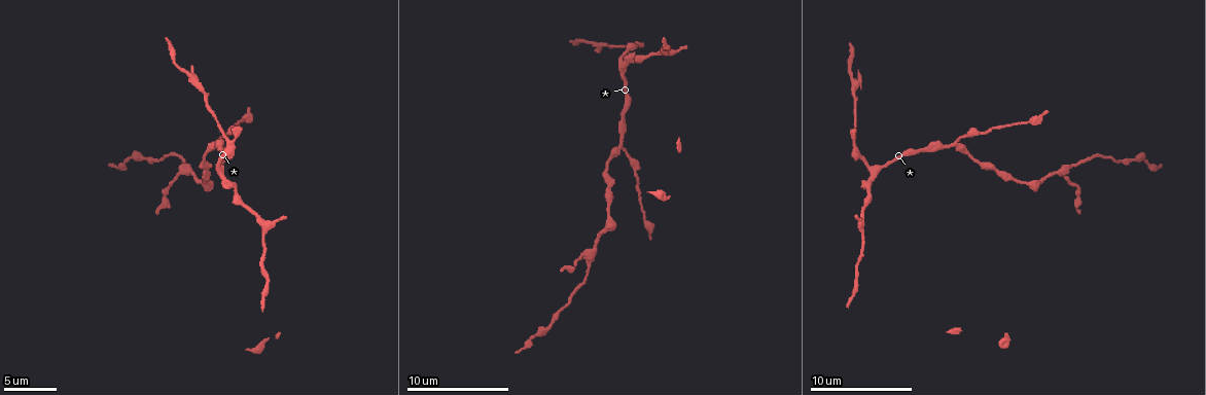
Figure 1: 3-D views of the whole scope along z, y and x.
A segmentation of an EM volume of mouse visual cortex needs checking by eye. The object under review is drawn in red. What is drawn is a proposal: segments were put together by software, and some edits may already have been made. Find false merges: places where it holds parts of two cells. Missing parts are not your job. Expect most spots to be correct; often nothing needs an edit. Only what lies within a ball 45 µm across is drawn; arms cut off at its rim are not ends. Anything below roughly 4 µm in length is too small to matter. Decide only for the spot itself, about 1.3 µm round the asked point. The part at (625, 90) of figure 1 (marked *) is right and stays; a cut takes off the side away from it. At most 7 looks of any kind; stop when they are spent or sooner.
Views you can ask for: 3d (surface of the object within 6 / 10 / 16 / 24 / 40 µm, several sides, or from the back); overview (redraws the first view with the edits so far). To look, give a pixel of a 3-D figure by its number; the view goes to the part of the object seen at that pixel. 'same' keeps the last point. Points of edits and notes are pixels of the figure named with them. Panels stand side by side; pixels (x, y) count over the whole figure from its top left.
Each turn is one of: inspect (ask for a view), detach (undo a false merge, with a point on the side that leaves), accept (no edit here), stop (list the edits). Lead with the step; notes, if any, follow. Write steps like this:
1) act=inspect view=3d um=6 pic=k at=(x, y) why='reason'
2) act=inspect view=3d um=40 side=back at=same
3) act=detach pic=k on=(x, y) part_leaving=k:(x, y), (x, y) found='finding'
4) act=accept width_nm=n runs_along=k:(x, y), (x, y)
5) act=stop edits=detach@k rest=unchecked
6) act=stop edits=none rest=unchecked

act=inspect view=3d um=10 pic=1 at=(873, 173) why='three arms meet'

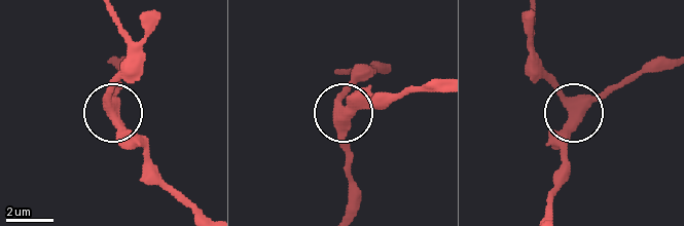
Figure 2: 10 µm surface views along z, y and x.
act=inspect view=3d um=10 side=back pic=2 at=(112, 116)

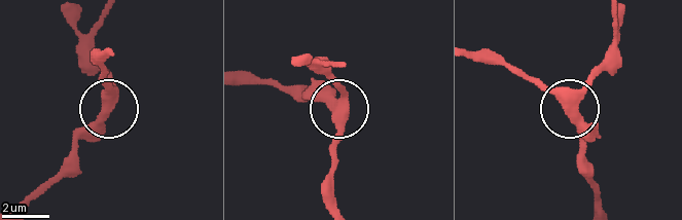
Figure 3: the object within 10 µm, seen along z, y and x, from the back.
act=accept side_arm_um=16 runs_along=3:(515, 67), (570, 102), (606, 67) found='one cell here'

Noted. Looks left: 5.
act=inspect view=3d um=16 pic=1 at=(619, 150) why='arms part here'

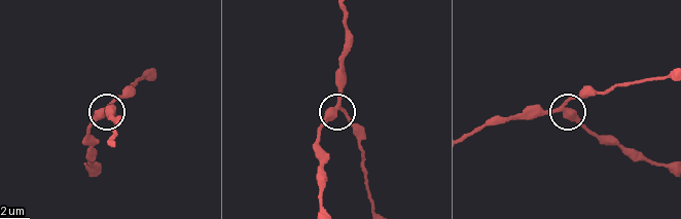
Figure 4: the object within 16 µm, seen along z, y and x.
act=accept side_arm_um=11 runs_along=4:(480, 125), (564, 111), (588, 86) found='one cell here'

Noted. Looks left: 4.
act=inspect view=3d um=16 pic=1 at=(180, 169) why='four arms meet'

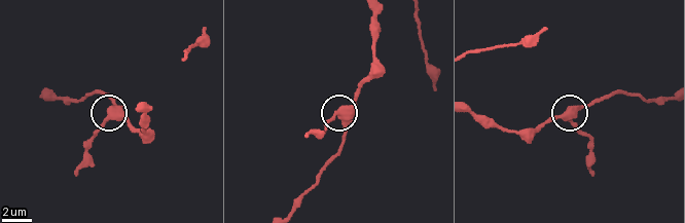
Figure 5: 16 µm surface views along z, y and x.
act=accept width_nm=460 found='one cell here'

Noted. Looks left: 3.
act=stop edits=none rest=unchecked

